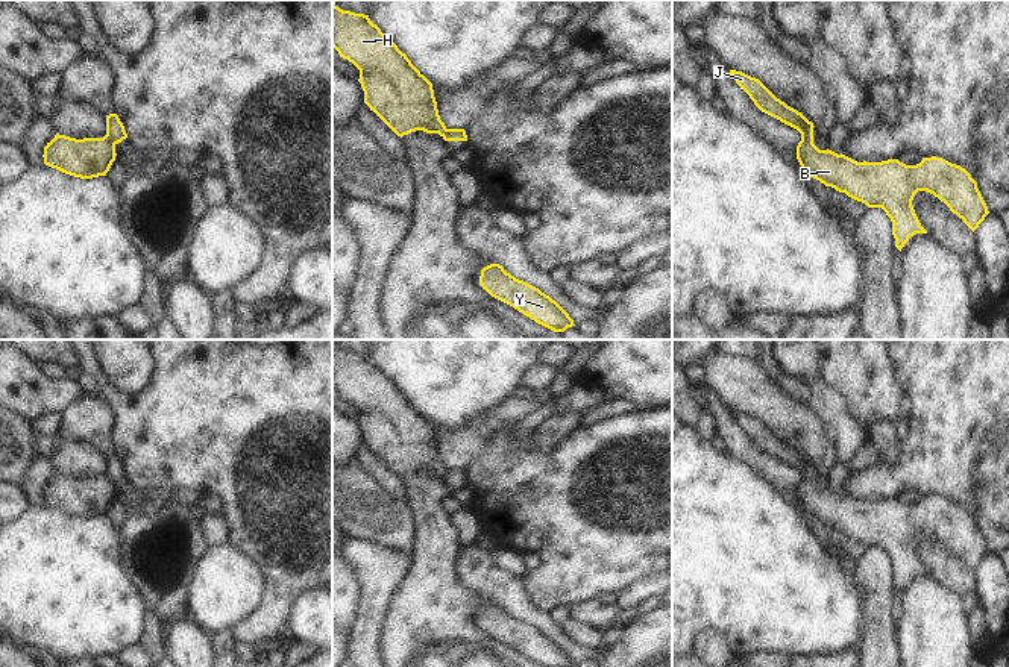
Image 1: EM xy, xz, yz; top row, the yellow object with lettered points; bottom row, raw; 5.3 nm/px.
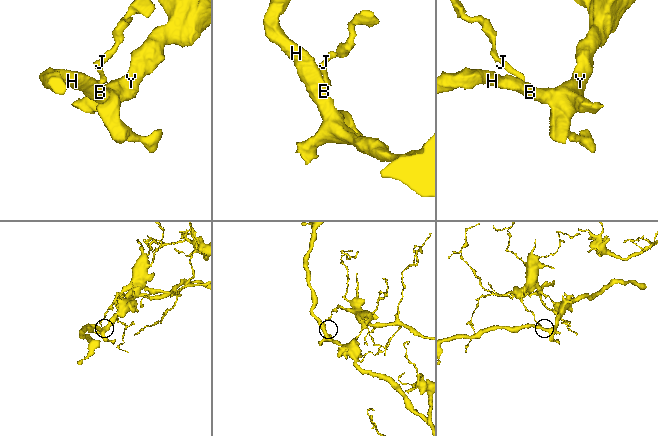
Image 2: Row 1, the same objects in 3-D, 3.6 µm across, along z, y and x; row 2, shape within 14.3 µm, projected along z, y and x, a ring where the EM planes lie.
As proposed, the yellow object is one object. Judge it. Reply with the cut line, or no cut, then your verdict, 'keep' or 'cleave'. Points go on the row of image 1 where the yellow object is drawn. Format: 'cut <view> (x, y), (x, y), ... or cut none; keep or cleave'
cut yz (801, 138), (812, 143); cleave

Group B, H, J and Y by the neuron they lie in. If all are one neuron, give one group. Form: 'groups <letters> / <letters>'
groups B H Y / J

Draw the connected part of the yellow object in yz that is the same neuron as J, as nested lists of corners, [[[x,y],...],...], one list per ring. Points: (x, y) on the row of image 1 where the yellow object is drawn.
[[[730,70],[730,74],[762,112],[797,129],[801,139],[813,142],[815,126],[801,112],[777,99],[759,79],[736,70]]]

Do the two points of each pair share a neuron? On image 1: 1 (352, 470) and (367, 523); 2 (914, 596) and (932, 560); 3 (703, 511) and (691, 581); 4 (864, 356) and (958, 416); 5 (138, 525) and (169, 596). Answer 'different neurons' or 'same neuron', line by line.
1: same neuron
2: different neurons
3: same neuron
4: different neurons
5: same neuron

